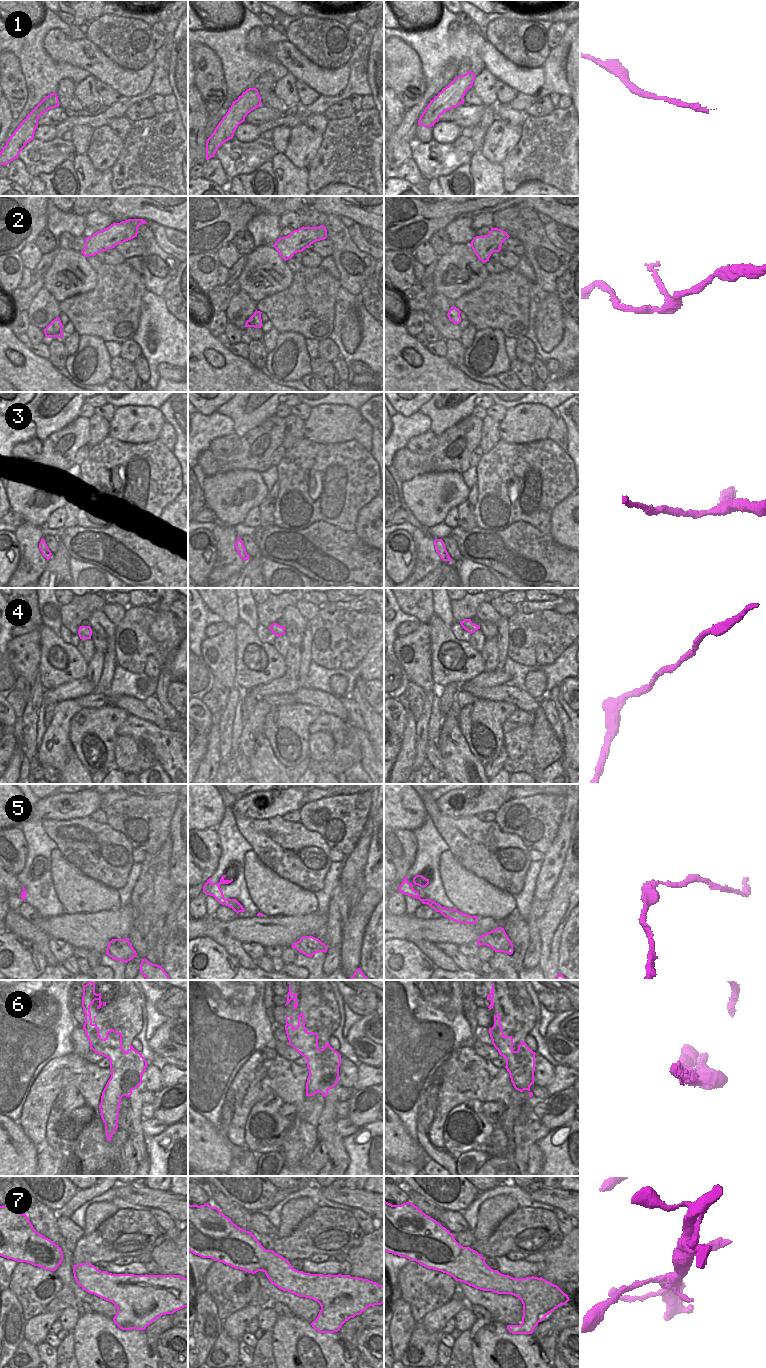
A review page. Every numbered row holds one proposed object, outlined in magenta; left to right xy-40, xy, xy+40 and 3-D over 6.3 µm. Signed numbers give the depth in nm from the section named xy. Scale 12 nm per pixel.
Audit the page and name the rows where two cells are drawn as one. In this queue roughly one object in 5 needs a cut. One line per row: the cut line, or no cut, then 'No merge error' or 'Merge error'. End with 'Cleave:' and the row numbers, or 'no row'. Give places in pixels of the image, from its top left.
1: No split. No merge error
2: No split. No merge error
3: No split. No merge error
4: No split. No merge error
5: No split. No merge error
6: Split along xy-40 (130, 1071), (126, 1072), (121, 1079), (123, 1095). Merge error
7: No split. No merge error
Cleave: 6

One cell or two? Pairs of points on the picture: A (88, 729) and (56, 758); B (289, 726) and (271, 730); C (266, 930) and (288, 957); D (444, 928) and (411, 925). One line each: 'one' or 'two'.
A: two
B: one
C: two
D: one

